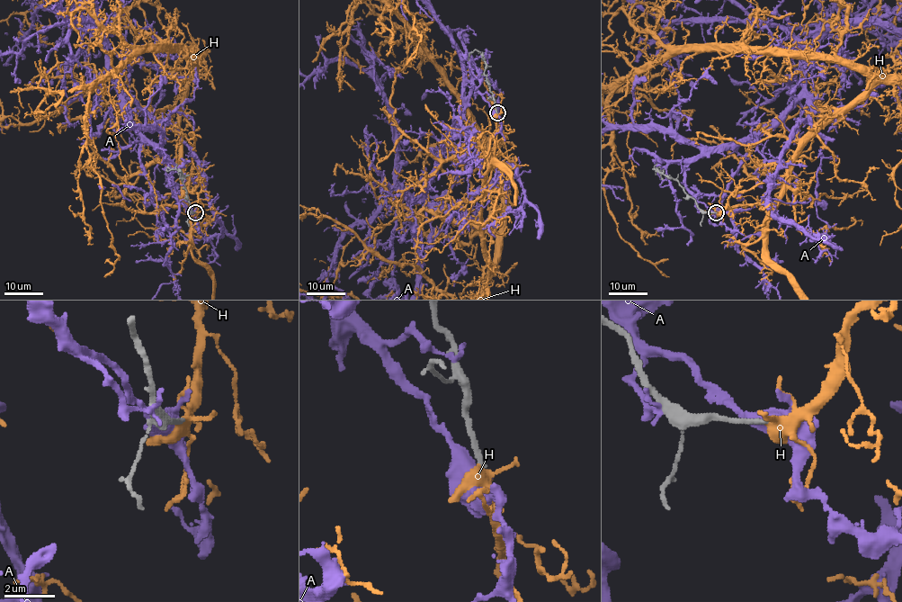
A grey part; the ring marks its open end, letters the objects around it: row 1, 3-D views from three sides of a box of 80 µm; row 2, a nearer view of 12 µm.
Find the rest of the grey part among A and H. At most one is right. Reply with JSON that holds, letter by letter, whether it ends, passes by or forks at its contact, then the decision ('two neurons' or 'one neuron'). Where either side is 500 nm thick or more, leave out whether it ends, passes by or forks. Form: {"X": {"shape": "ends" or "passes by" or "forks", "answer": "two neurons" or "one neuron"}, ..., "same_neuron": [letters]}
{"A": {"answer": "two neurons"}, "H": {"shape": "forks", "answer": "one neuron"}, "same_neuron": ["H"]}

